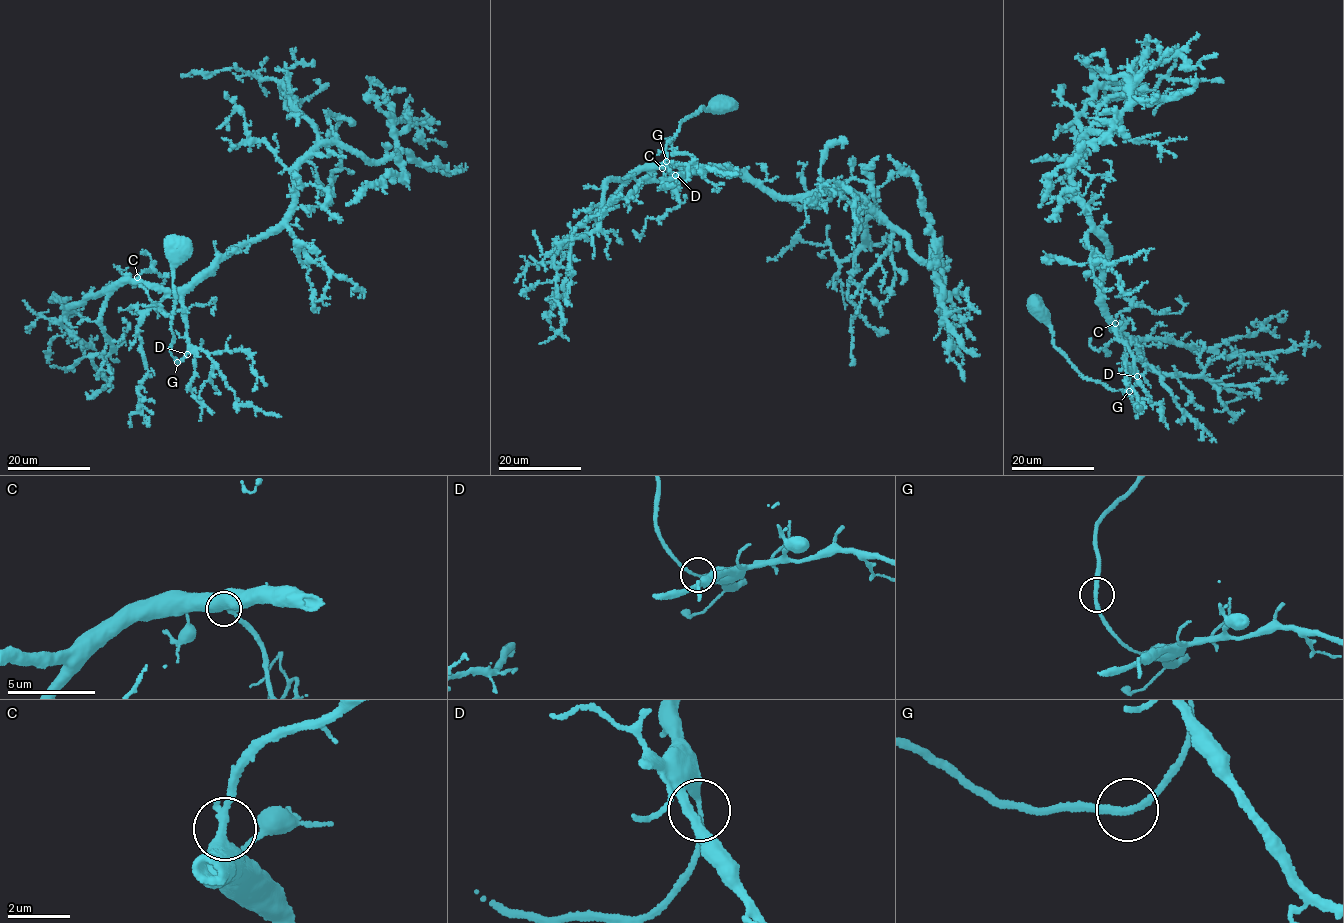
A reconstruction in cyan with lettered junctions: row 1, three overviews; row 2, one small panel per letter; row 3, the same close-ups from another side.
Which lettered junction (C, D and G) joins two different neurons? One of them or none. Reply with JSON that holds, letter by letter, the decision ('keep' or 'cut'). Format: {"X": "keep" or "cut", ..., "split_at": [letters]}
{"C": "keep", "D": "keep", "G": "keep", "split_at": []}

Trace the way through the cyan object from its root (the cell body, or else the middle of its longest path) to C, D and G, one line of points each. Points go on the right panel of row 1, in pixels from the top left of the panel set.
C: (1039, 307), (1053, 346), (1071, 366), (1113, 390), (1131, 390), (1137, 379), (1134, 358), (1114, 329), (1115, 323)
D: (1039, 307), (1050, 329), (1053, 346), (1083, 376), (1117, 391), (1131, 390), (1137, 376)
G: (1039, 307), (1050, 329), (1053, 346), (1071, 366), (1083, 376), (1113, 390), (1129, 390)

